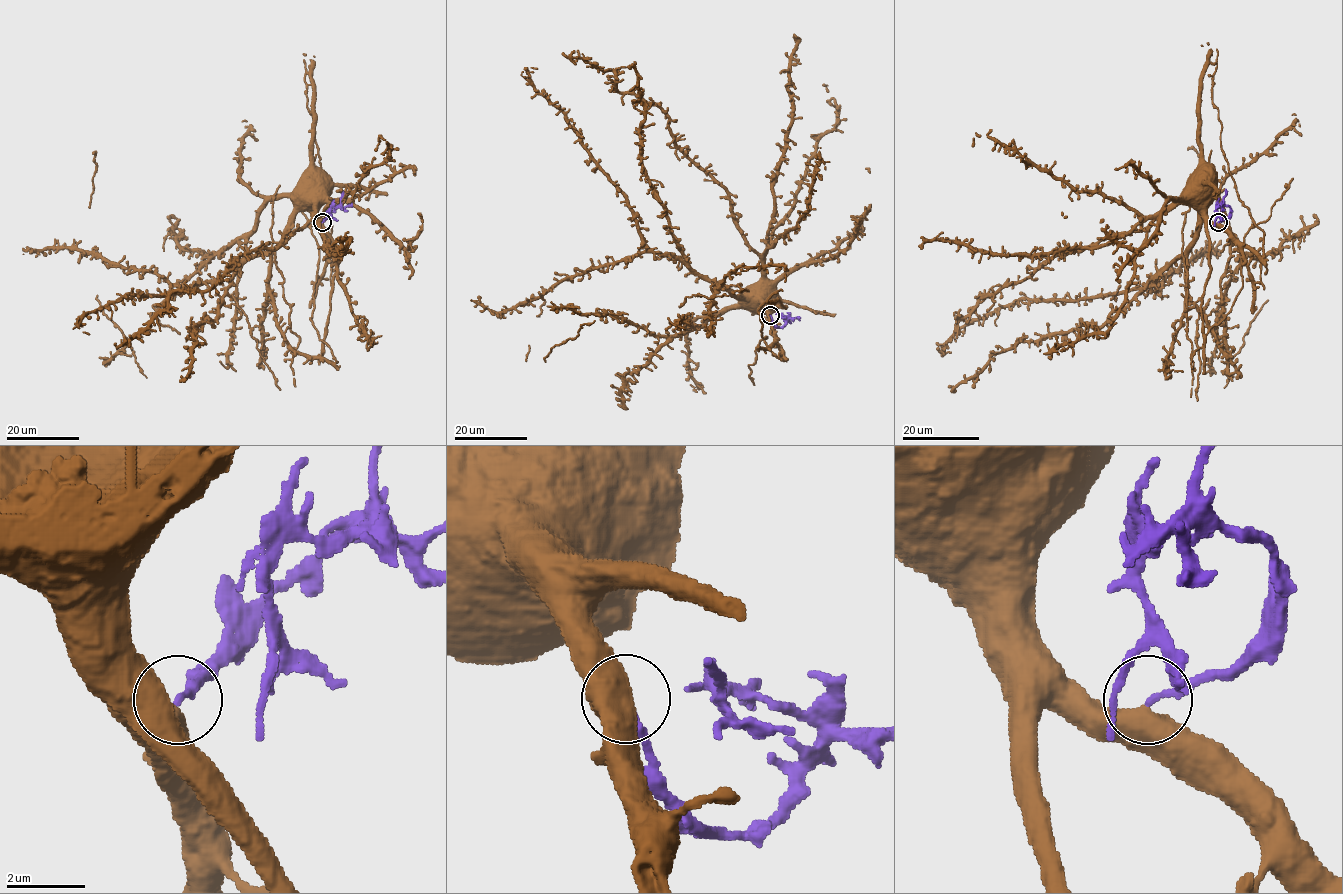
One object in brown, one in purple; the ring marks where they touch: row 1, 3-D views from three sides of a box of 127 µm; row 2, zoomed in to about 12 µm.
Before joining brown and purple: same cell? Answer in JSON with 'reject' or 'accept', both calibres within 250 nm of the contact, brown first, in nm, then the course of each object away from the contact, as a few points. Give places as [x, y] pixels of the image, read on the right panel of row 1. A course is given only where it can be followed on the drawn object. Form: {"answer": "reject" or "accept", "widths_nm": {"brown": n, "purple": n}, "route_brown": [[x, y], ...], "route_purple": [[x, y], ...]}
{"answer": "reject", "widths_nm": {"brown": 650, "purple": 180}, "route_brown": [[1218, 222], [1214, 223], [1191, 195]], "route_purple": [[1218, 222], [1230, 214], [1231, 208], [1218, 207], [1214, 226]]}

